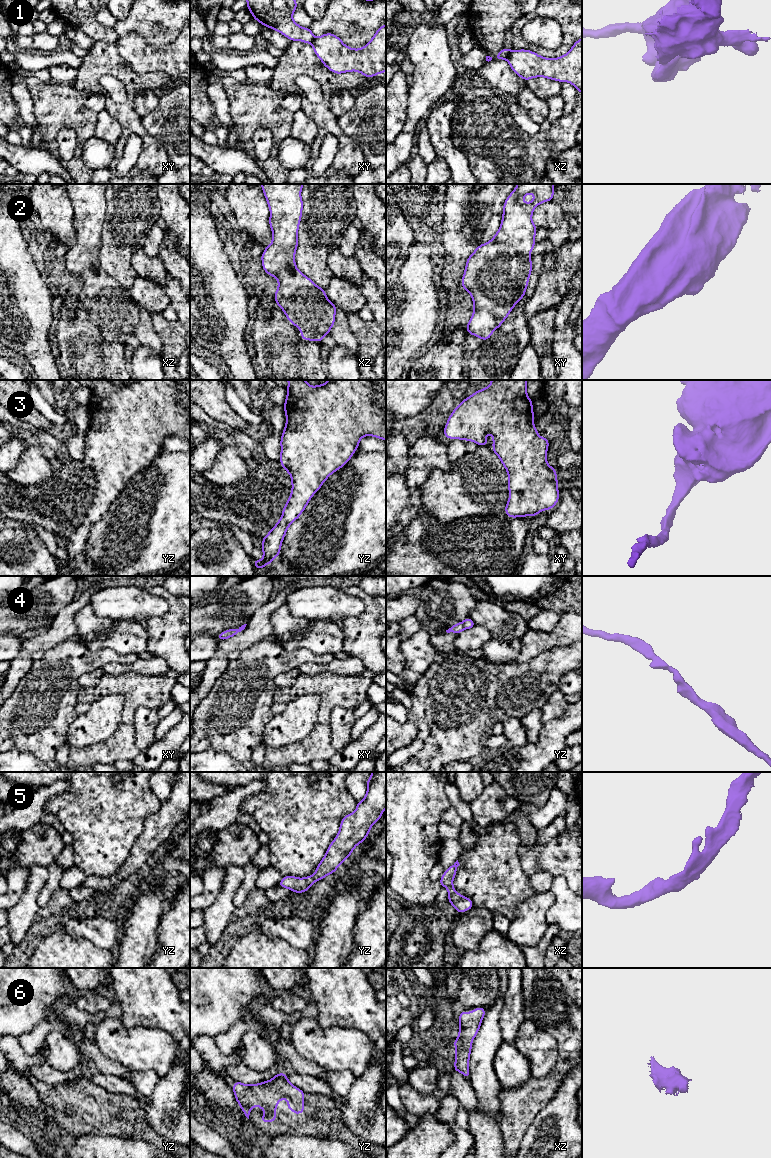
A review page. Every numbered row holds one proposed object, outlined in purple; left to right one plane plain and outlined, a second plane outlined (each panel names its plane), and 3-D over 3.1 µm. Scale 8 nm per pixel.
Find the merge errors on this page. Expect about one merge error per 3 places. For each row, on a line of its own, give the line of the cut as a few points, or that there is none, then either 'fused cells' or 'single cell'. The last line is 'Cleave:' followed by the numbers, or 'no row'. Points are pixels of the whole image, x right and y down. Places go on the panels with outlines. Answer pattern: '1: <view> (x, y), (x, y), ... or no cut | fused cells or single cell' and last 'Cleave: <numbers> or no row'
1: xz (511, 50), (505, 58) | fused cells
2: no cut | single cell
3: no cut | single cell
4: no cut | single cell
5: no cut | single cell
6: no cut | single cell
Cleave: 1

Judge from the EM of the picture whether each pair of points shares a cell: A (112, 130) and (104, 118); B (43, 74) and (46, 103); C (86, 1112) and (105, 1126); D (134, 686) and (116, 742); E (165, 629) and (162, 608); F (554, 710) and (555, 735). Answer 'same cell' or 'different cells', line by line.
A: same cell
B: different cells
C: same cell
D: same cell
E: different cells
F: different cells

